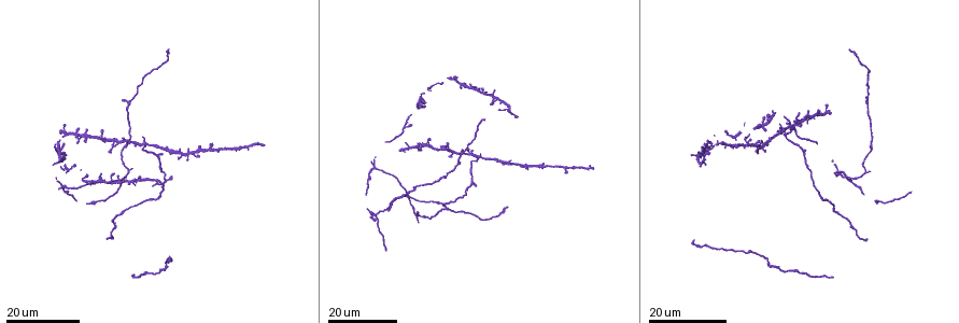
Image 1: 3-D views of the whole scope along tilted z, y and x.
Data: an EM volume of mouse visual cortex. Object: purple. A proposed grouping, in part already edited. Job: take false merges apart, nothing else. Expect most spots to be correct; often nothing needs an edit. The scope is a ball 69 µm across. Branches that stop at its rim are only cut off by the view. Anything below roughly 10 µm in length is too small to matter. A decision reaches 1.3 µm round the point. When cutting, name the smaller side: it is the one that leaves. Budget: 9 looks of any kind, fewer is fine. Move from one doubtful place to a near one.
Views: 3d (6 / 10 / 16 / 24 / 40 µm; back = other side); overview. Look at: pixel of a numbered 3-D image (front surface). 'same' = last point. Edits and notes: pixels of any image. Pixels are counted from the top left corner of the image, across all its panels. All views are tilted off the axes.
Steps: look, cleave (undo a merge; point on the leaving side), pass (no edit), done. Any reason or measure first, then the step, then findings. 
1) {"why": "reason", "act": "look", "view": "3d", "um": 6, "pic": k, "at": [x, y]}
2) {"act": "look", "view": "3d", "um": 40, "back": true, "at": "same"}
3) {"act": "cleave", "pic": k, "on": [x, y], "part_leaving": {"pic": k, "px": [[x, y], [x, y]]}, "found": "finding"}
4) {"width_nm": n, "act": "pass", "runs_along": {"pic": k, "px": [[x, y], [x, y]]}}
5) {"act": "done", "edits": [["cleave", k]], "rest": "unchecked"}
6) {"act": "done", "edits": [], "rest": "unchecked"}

{"act": "look", "view": "3d", "um": 16, "pic": 1, "at": [472, 183]}

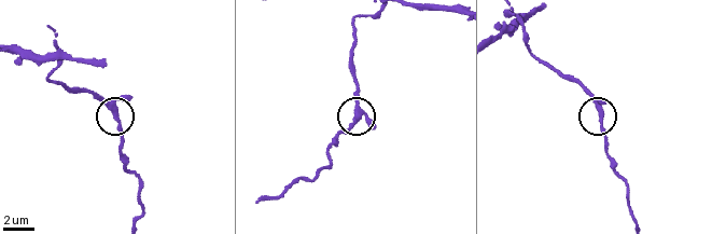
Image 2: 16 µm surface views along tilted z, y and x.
{"act": "look", "view": "3d", "um": 6, "pic": 2, "at": [115, 108]}

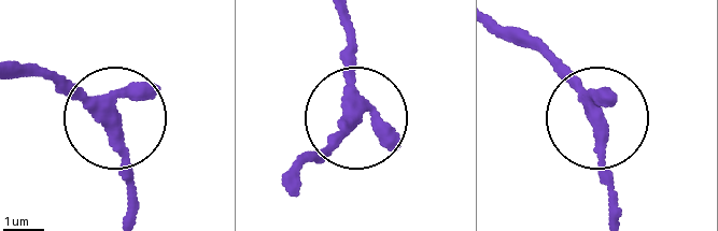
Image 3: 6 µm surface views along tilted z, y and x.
{"act": "pass", "runs_along": {"pic": 3, "px": [[585, 111], [593, 118], [544, 40]]}, "found": "one cell here"}

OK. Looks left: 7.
{"act": "look", "view": "3d", "um": 24, "pic": 1, "at": [474, 160]}

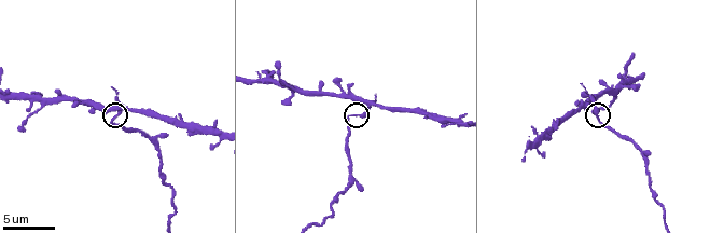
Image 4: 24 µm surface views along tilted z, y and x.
{"act": "look", "view": "3d", "um": 10, "pic": 4, "at": [364, 113]}

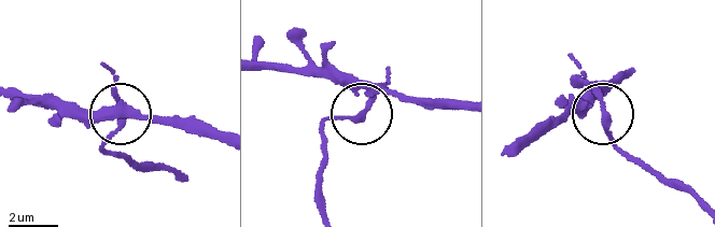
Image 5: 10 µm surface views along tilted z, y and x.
{"act": "look", "view": "3d", "um": 10, "back": true, "pic": 5, "at": [358, 118]}

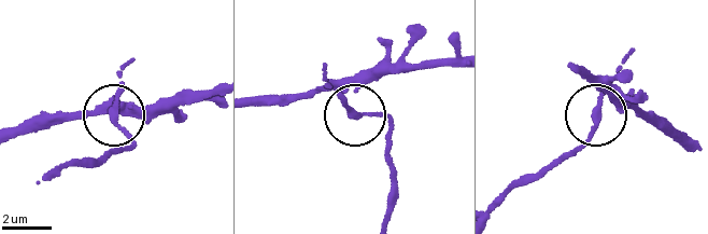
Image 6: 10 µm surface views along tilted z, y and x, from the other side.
{"width_nm": 190, "act": "pass", "runs_along": {"pic": 6, "px": [[51, 177], [127, 146], [112, 106], [131, 59]]}, "found": "continuous, no second cell"}

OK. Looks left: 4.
{"act": "look", "view": "3d", "um": 24, "pic": 1, "at": [849, 177]}

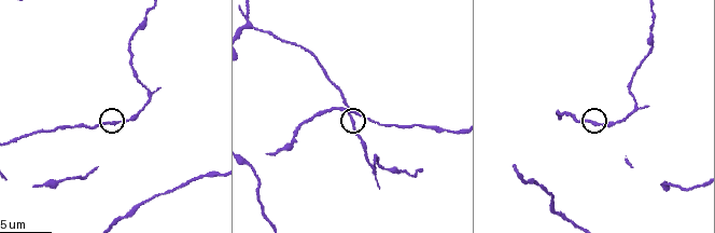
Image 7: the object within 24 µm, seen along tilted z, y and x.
{"why": "zoom in", "act": "look", "view": "3d", "um": 6, "pic": 7, "at": [115, 122]}

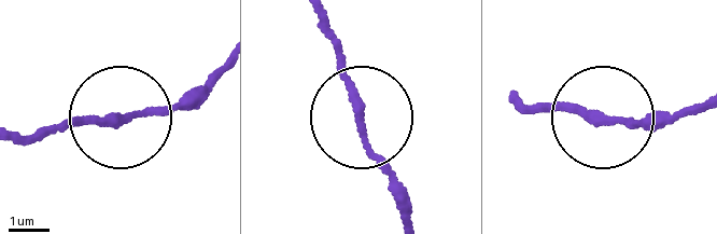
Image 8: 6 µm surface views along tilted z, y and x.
{"act": "pass", "found": "one cell here"}

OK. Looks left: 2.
{"act": "look", "view": "3d", "um": 16, "pic": 1, "at": [469, 148]}

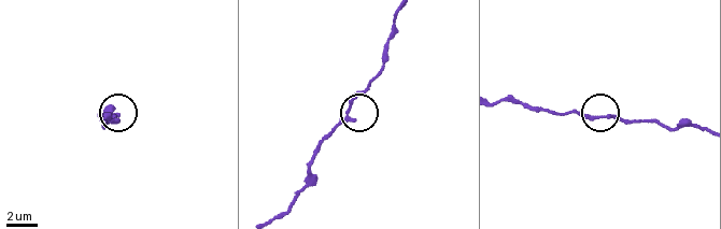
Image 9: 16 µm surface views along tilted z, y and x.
{"act": "look", "view": "3d", "um": 10, "pic": 9, "at": [349, 109]}

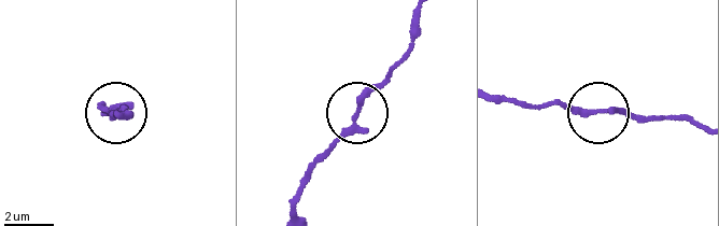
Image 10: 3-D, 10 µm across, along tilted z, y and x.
{"act": "pass", "found": "continuous, no second cell"}

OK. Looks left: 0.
{"act": "done", "edits": [], "rest": "unchecked"}

